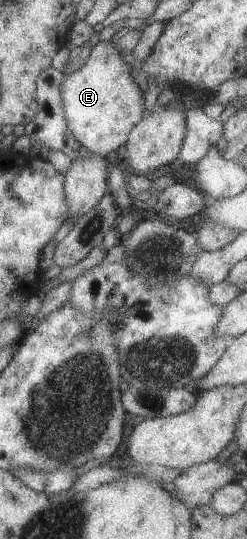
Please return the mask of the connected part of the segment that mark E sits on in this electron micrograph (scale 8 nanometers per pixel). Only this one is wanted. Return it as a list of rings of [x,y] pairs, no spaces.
[[[100,41],[92,48],[86,64],[74,74],[66,75],[60,88],[68,132],[72,132],[79,146],[102,158],[107,158],[112,151],[122,149],[132,128],[146,114],[144,91],[135,84],[132,70],[122,60],[122,56],[112,41]]]

